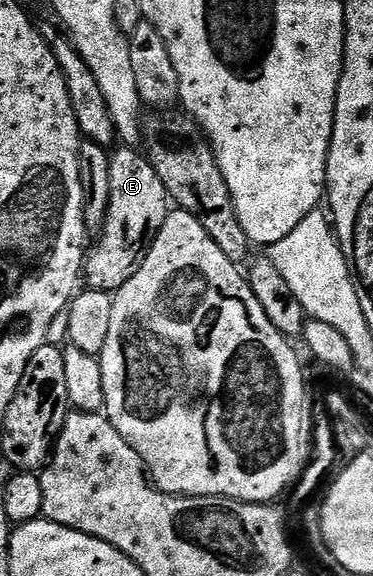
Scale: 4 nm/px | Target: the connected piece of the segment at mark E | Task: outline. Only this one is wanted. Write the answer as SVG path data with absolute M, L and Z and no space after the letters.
M119 146L110 153L111 165L109 166L109 210L103 219L103 227L98 233L99 241L90 245L85 256L85 284L88 289L97 292L118 292L133 274L145 262L151 243L157 238L161 226L165 226L169 215L169 197L161 178L157 178L157 170L153 170L151 161L142 151L131 146Z

